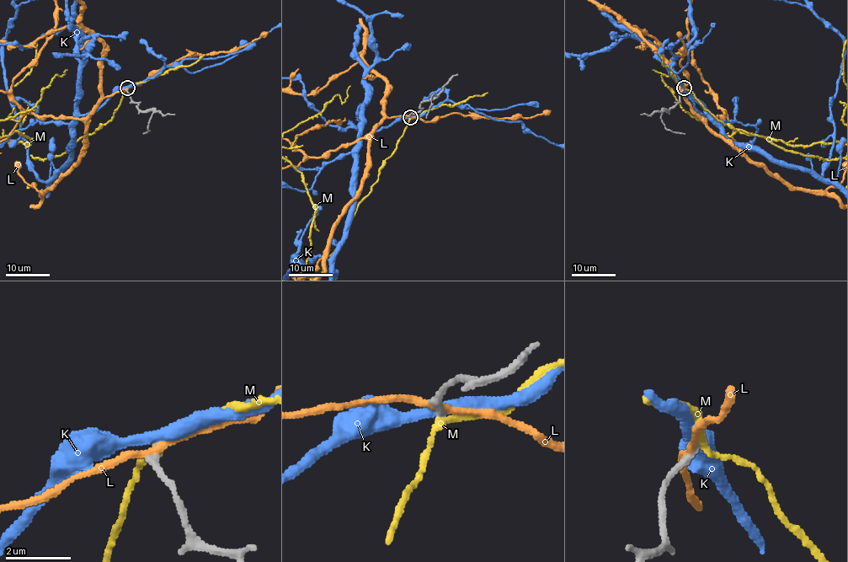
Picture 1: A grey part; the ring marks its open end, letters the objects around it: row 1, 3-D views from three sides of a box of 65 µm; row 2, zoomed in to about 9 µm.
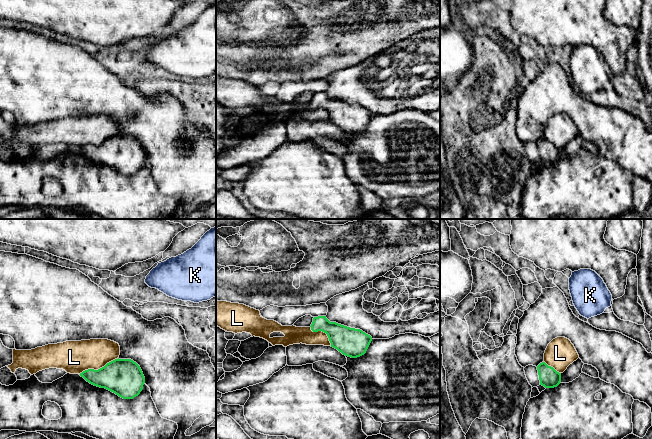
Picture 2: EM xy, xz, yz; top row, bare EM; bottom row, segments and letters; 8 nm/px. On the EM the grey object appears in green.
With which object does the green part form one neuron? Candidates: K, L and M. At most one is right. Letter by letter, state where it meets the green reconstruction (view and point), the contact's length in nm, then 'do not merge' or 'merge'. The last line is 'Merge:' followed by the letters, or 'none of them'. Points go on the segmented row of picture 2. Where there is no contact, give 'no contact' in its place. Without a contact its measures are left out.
K: no contact; do not merge
L: meets green in xy at (98, 369); contact 340 nm long; do not merge
M: no contact; do not merge
Merge: none of them

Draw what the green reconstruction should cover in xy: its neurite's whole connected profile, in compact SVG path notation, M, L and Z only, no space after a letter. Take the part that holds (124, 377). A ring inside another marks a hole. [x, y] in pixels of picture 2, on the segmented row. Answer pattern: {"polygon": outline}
{"polygon": "M115 359L104 367L80 373L90 384L105 388L123 399L133 399L143 389L145 377L140 366L131 359Z"}

